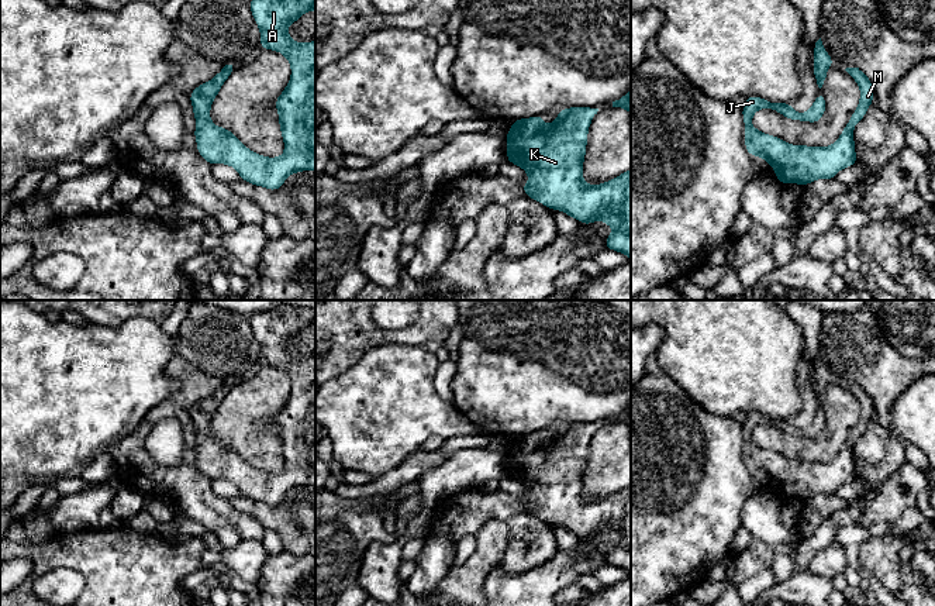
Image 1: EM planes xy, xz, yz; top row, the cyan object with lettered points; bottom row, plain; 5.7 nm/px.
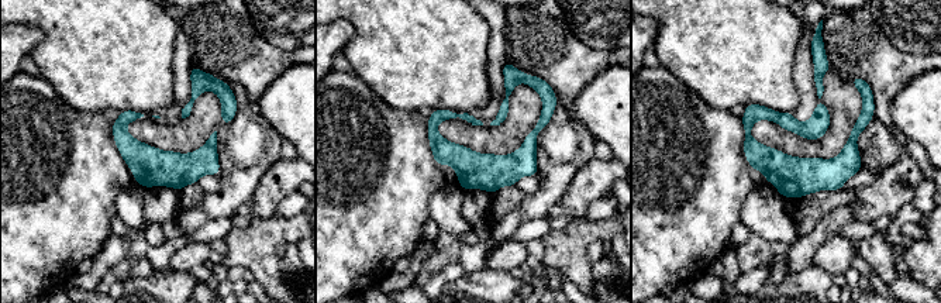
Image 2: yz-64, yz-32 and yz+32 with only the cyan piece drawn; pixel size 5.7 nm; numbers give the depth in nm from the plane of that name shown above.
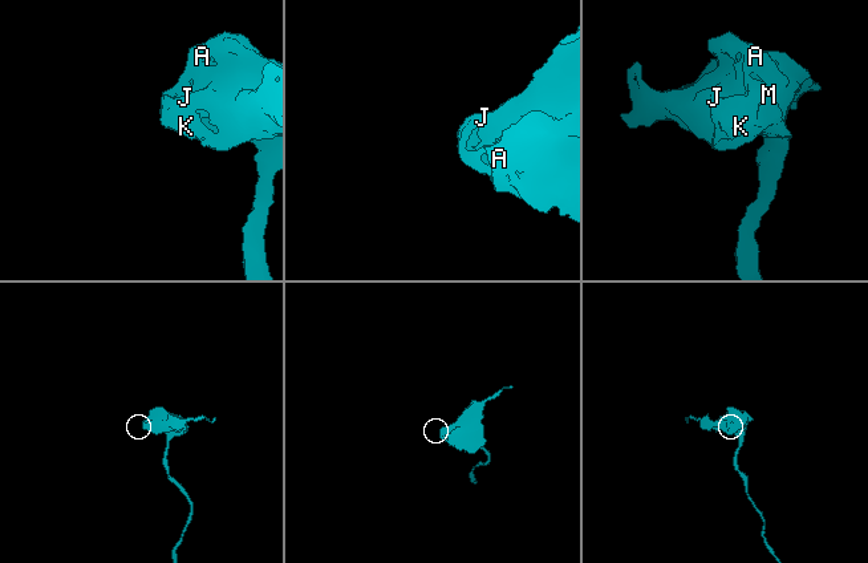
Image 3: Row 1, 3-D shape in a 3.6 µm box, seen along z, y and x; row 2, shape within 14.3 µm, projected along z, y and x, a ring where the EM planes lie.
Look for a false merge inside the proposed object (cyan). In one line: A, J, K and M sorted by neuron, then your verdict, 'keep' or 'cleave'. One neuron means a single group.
groups A J K M; keep

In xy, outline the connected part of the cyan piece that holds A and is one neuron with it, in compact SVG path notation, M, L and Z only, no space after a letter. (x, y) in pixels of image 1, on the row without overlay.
M282 306L248 319L261 347L261 364L283 369L291 382L290 397L275 419L284 469L268 474L252 468L230 445L210 435L211 419L235 385L231 378L190 409L194 452L197 468L210 481L230 481L242 496L277 506L296 488L315 488L315 355L296 358L287 348L287 342L306 327L315 327L315 309Z

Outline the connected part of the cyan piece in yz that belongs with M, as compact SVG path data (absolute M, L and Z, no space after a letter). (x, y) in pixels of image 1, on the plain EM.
M859 383L845 385L860 404L860 416L845 441L841 452L831 462L791 461L786 457L760 448L751 437L759 424L770 424L796 437L817 438L825 428L827 419L820 407L814 420L804 428L797 428L790 419L772 419L758 412L746 413L742 423L745 441L745 462L749 471L760 472L772 481L776 495L783 499L805 502L815 495L835 495L835 490L858 478L853 457L853 443L865 433L874 414L870 395Z

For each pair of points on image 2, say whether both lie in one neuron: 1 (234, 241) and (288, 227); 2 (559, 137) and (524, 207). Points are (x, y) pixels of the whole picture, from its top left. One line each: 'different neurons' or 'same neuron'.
1: same neuron
2: same neuron

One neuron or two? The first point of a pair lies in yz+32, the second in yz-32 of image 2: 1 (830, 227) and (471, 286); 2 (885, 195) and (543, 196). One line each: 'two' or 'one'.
1: two
2: two

